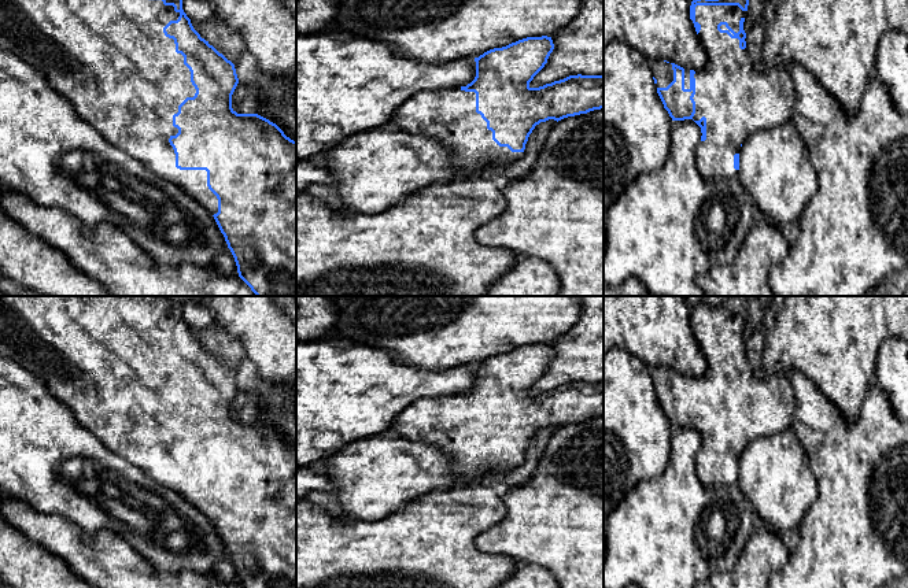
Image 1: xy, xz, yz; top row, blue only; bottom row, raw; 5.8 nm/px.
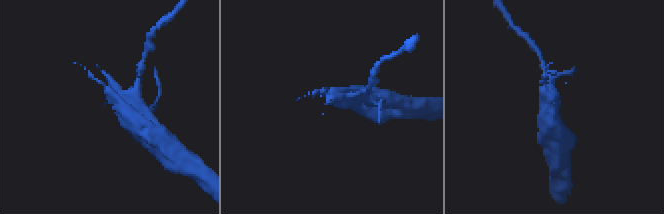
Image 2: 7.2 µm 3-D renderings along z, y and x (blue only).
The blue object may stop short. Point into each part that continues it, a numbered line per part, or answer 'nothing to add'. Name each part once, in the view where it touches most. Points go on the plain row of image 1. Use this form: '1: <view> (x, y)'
1: xy (104, 357)

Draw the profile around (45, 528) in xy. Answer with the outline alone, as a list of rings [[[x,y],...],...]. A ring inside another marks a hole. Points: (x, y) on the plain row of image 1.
[[[0,492],[0,515],[25,536],[63,559],[77,577],[95,588],[243,588],[237,583],[219,584],[213,573],[200,574],[189,569],[158,570],[119,533],[103,529],[85,539],[70,521],[53,514],[38,514],[27,504],[10,499],[3,492]]]

